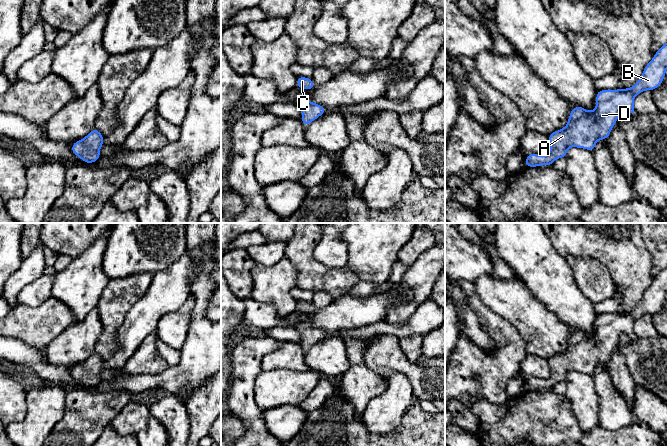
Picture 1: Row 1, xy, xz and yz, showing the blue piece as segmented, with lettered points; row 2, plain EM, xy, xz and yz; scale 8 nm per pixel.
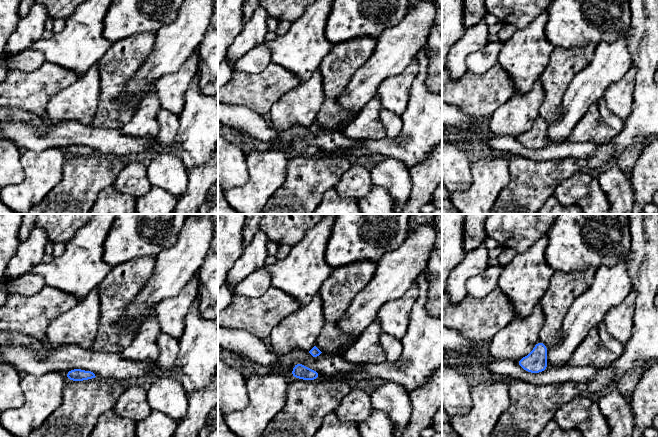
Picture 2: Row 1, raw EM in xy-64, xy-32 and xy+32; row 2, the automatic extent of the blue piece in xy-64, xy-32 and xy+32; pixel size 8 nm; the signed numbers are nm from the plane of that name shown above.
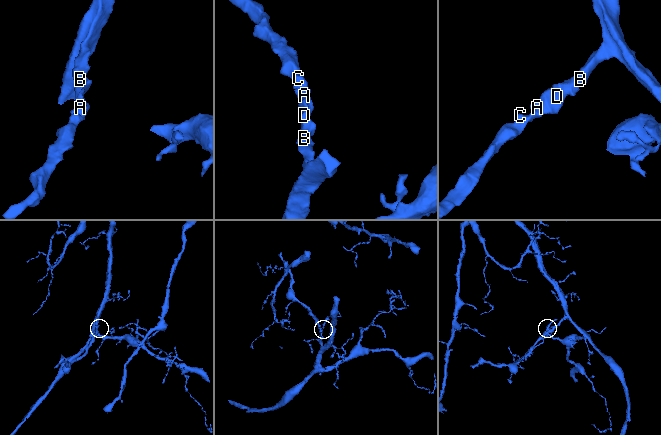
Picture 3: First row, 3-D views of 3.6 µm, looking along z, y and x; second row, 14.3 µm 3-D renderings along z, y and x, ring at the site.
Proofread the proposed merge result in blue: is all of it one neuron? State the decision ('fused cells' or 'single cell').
single cell

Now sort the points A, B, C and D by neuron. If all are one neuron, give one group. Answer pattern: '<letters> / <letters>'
A B C D

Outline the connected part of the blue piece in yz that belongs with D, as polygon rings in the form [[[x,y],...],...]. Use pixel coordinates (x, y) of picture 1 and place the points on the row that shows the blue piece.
[[[667,42],[644,67],[642,76],[632,88],[598,90],[594,111],[573,107],[567,125],[548,135],[550,153],[541,156],[529,152],[525,167],[552,166],[557,158],[566,157],[569,147],[593,151],[598,140],[607,140],[621,110],[626,110],[631,116],[637,114],[633,105],[635,96],[658,88],[663,83],[666,70]]]

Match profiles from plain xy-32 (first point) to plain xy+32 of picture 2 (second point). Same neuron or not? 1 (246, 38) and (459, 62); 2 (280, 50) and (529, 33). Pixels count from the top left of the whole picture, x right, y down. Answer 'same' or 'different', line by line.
1: same
2: same

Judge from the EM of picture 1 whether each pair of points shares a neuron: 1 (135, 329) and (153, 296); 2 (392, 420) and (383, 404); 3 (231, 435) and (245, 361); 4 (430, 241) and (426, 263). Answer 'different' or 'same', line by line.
1: same
2: same
3: different
4: different

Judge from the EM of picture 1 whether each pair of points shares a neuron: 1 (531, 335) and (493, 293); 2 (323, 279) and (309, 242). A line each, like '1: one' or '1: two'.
1: one
2: one

